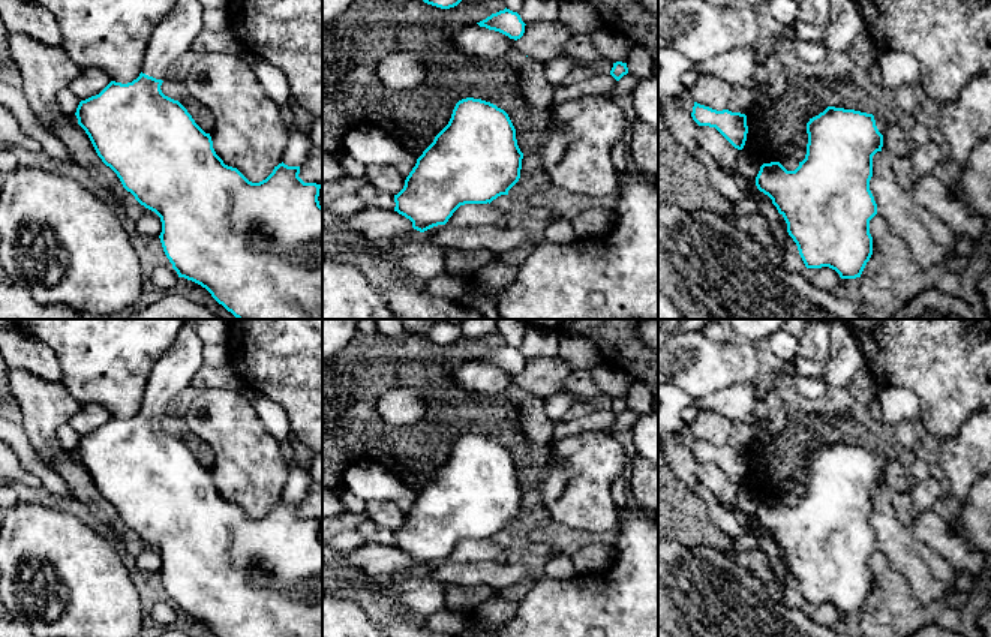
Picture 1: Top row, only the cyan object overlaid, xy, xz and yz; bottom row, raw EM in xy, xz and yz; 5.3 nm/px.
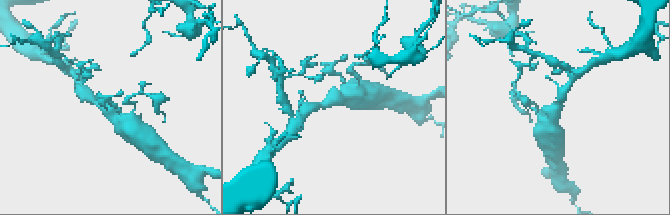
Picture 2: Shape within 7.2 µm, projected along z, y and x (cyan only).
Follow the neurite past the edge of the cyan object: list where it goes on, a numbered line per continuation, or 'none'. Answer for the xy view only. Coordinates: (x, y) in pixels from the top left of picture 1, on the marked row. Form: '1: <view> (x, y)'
1: xy (174, 35)

